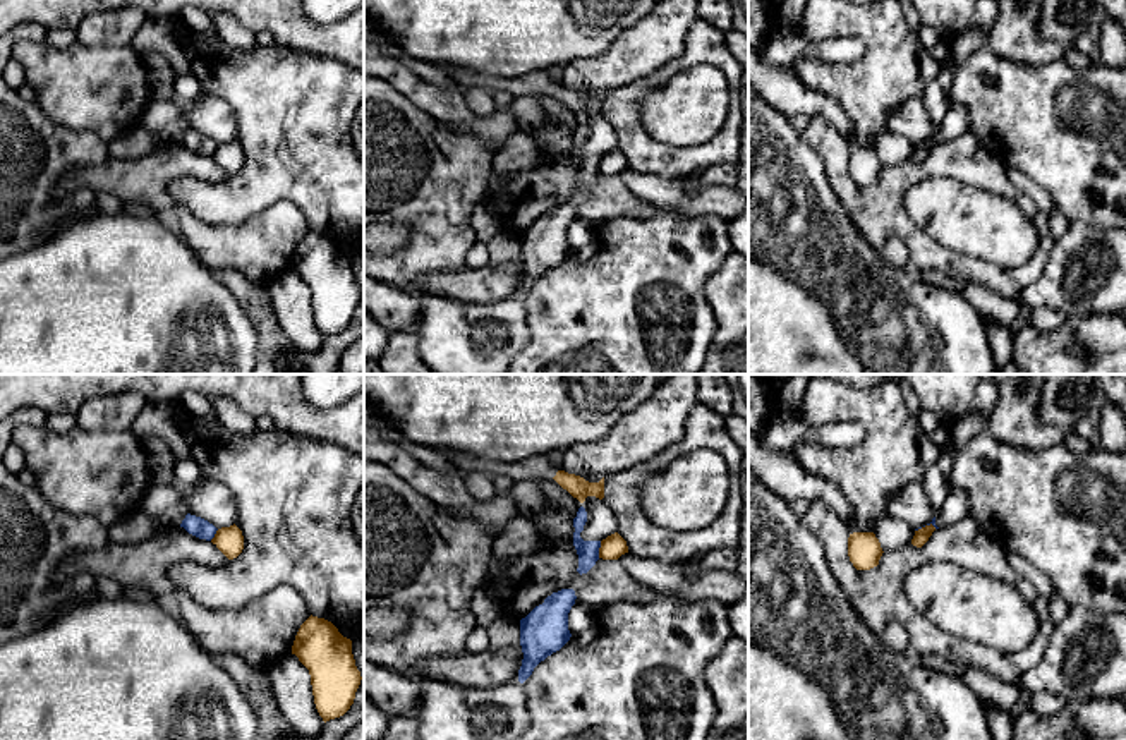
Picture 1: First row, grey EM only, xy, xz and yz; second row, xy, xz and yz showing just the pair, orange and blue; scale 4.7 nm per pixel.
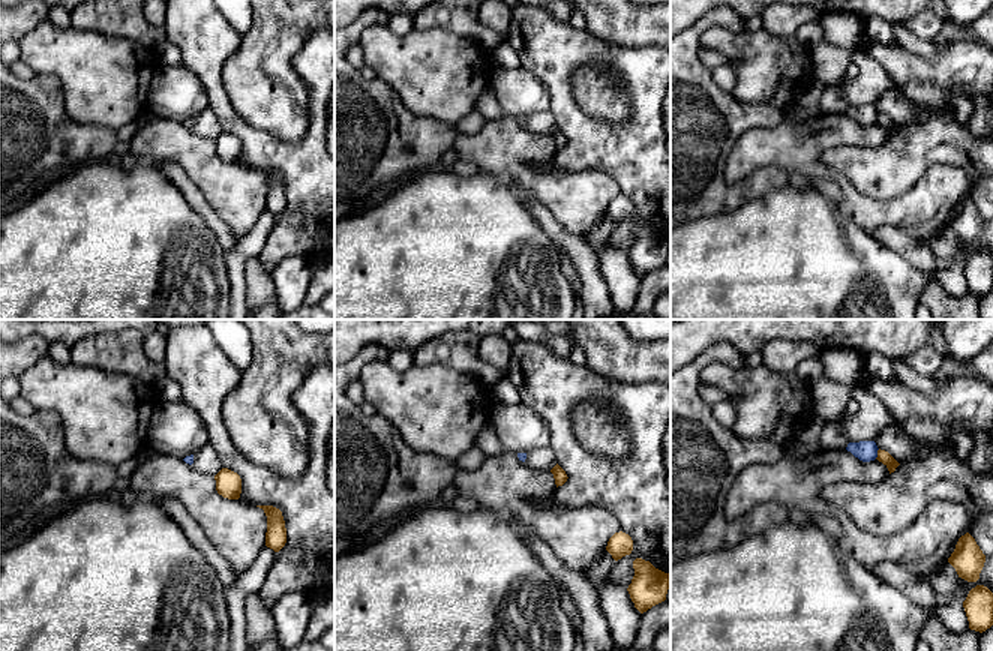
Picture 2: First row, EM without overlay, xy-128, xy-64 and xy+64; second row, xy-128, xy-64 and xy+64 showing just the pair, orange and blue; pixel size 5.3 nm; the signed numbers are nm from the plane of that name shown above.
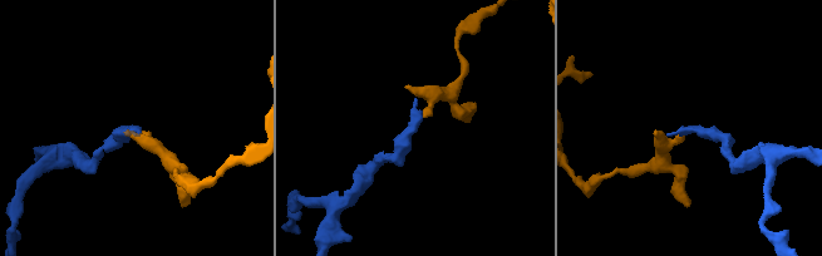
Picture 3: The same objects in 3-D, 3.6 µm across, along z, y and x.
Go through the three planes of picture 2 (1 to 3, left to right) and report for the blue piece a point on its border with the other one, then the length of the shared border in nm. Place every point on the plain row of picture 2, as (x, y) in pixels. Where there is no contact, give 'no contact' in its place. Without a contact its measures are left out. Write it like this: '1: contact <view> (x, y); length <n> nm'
1: no contact
2: no contact
3: contact xy+64 (878, 117); length 60 nm

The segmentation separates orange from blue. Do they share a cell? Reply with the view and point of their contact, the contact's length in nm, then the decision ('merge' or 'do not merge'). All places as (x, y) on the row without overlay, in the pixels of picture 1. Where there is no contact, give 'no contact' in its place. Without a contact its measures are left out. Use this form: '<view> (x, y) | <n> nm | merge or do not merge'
xz (599, 165) | 80 nm | do not merge

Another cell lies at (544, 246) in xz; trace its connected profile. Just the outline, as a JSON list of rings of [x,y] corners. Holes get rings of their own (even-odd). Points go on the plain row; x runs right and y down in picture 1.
[[[561,204],[548,211],[542,220],[520,235],[520,261],[524,268],[518,285],[520,299],[532,290],[541,276],[570,256],[568,228],[575,215],[573,204]]]

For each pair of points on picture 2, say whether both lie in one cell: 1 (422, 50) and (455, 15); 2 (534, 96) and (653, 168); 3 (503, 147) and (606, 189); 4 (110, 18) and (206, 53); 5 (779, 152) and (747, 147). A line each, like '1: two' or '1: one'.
1: two
2: two
3: one
4: two
5: one

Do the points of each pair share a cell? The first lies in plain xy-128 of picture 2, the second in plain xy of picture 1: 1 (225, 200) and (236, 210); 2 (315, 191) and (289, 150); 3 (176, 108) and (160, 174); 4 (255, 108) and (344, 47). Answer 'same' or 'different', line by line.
1: different
2: same
3: different
4: same

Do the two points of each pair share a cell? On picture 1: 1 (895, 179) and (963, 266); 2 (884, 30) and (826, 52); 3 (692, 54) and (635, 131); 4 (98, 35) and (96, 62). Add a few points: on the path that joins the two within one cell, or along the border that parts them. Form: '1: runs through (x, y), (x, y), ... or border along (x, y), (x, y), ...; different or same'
1: runs through (895, 205), (895, 217), (938, 256); same
2: border along (817, 40), (859, 38), (864, 43), (865, 54); different
3: runs through (670, 69), (632, 98), (632, 109); same
4: border along (78, 40), (86, 45), (129, 47); different

